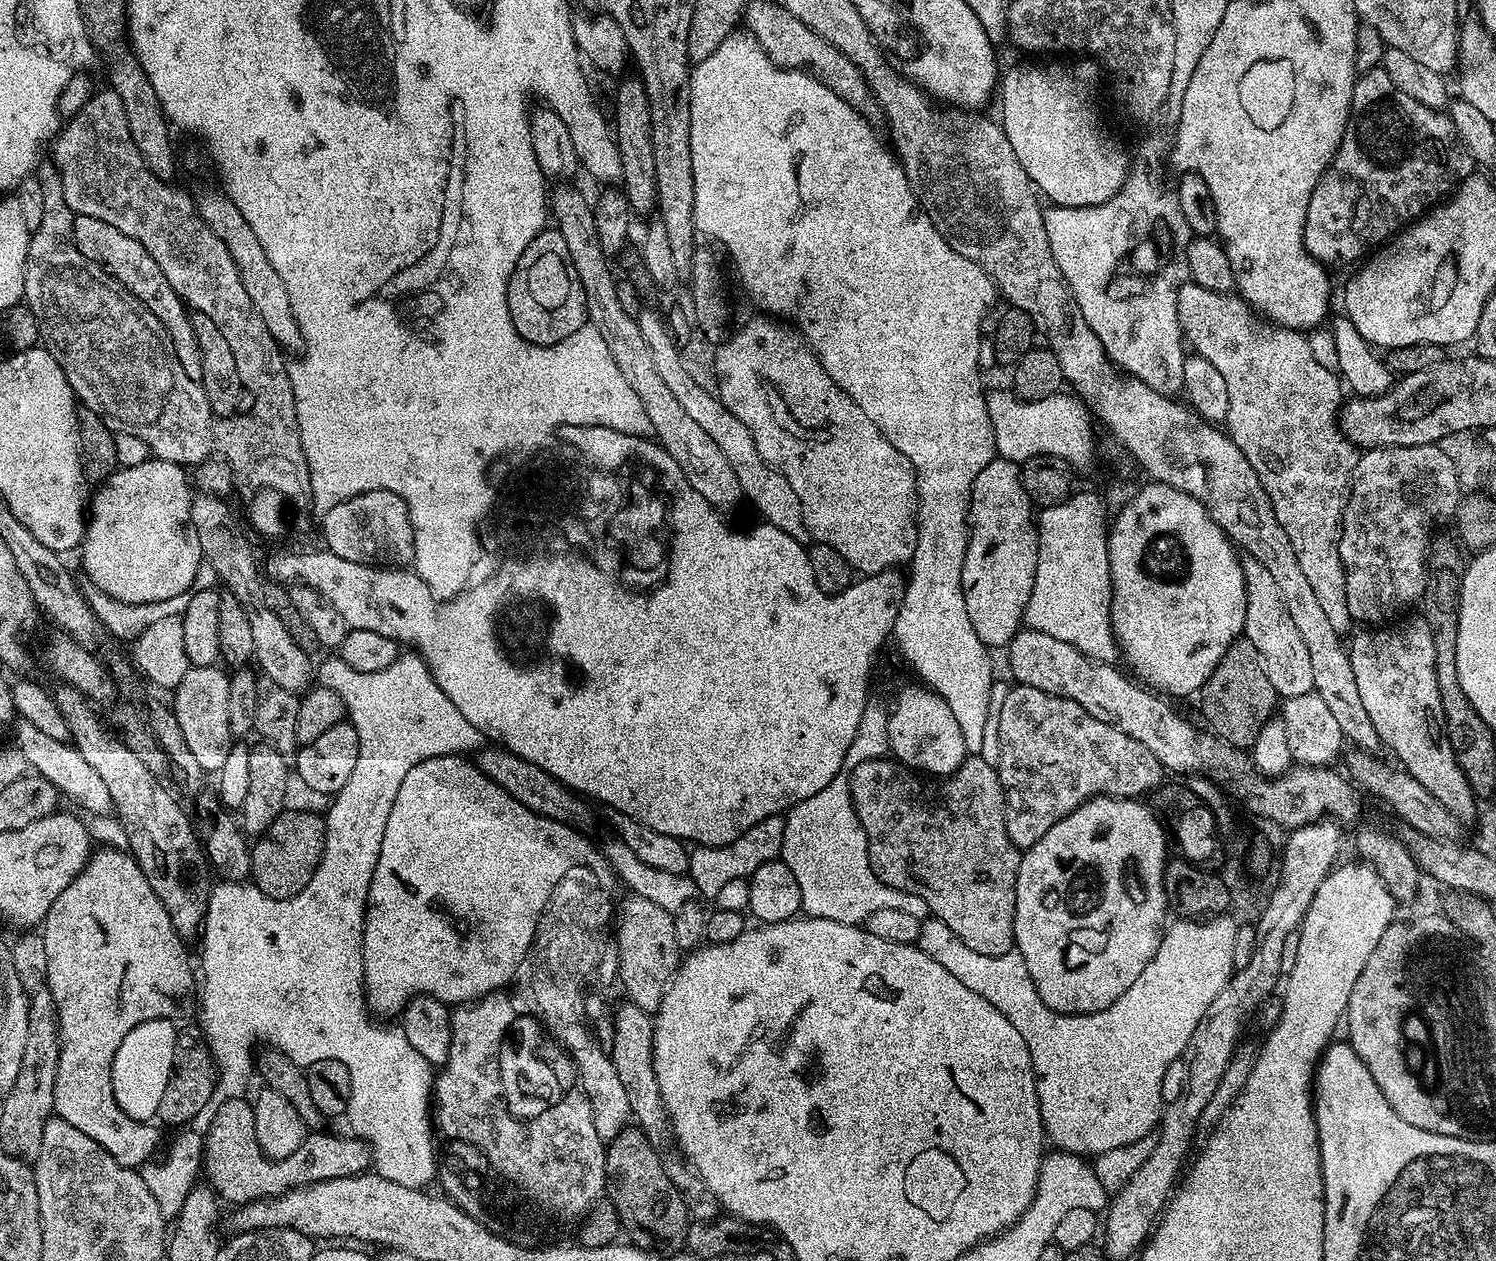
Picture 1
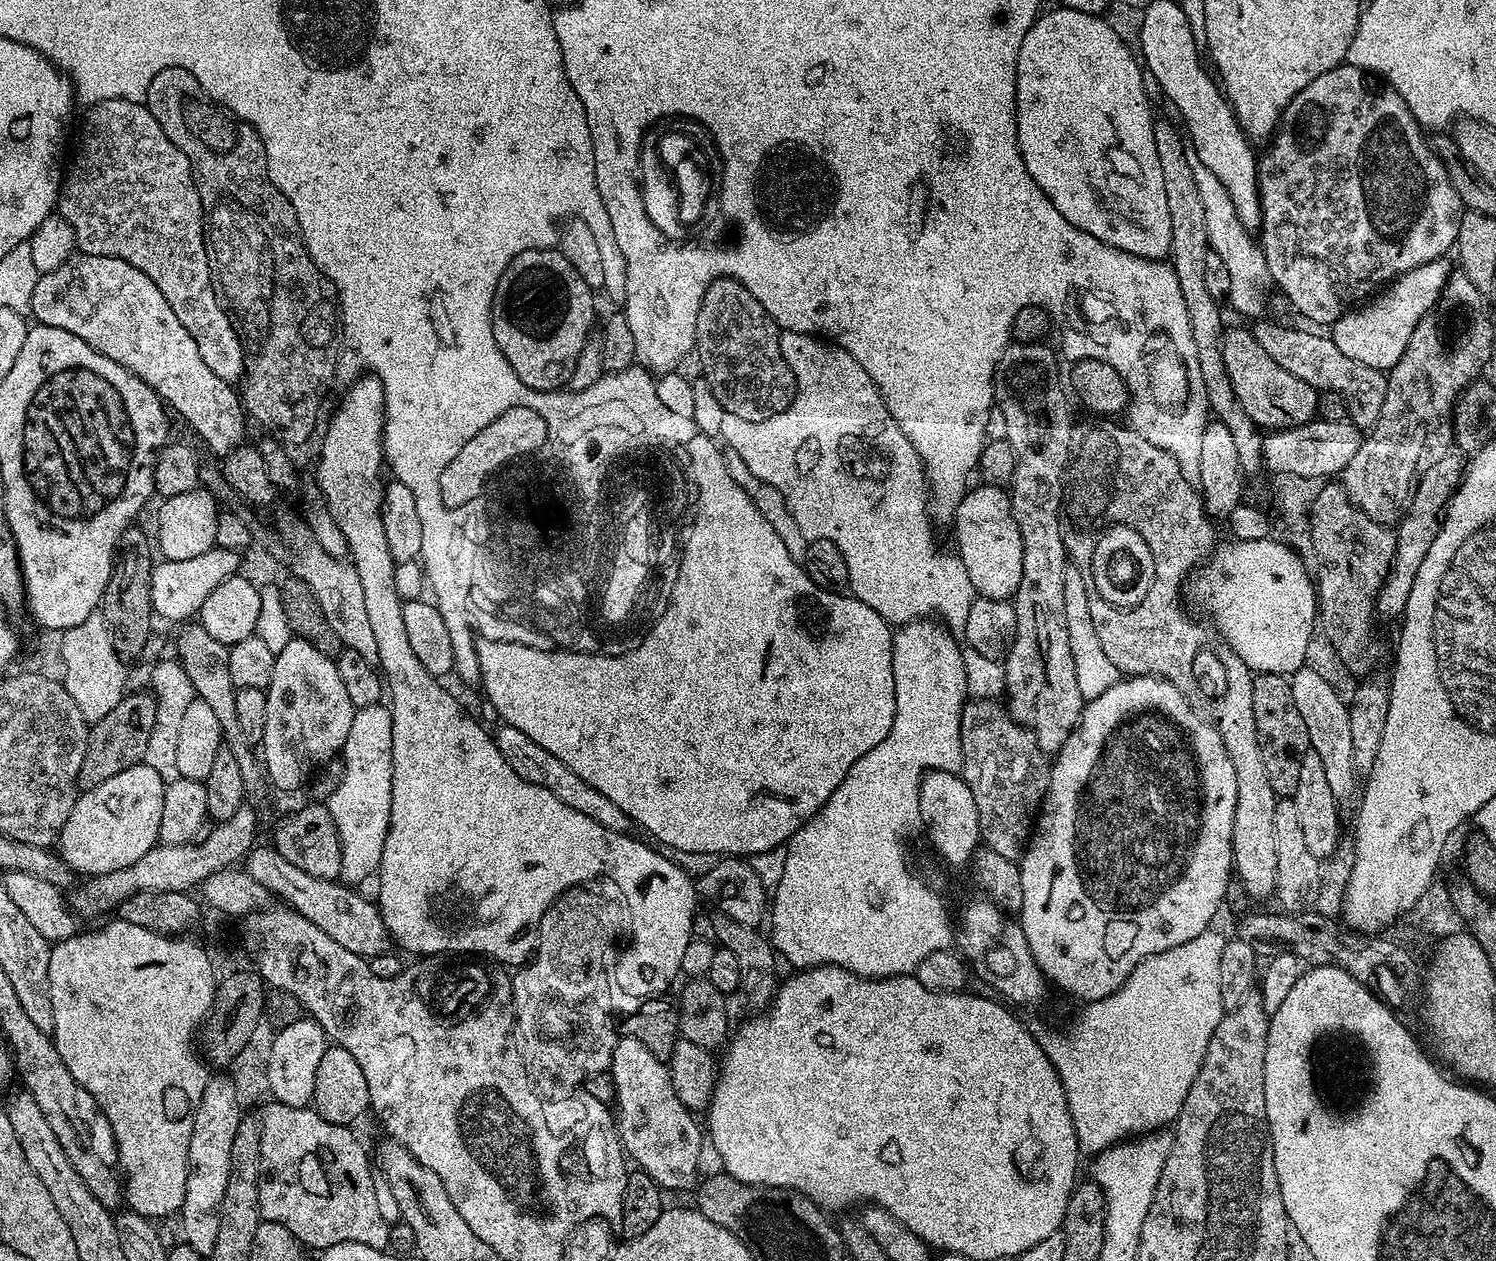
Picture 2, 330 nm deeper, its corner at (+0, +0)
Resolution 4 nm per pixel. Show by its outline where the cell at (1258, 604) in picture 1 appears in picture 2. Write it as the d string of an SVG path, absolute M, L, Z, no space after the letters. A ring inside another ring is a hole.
M1311 666L1299 668L1291 677L1294 703L1298 706L1298 714L1302 714L1302 722L1306 722L1308 742L1311 751L1322 758L1322 767L1326 773L1326 783L1330 786L1330 794L1338 802L1352 792L1358 773L1354 766L1354 750L1350 739L1350 714L1347 703L1336 693L1336 688L1330 681L1324 680L1320 672L1315 672Z

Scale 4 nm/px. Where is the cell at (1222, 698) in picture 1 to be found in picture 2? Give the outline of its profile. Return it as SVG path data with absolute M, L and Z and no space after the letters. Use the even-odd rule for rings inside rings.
M1269 672L1253 675L1252 697L1254 698L1254 726L1262 750L1262 762L1266 765L1266 778L1270 778L1270 790L1274 790L1277 797L1290 798L1294 790L1298 790L1298 777L1302 774L1302 758L1306 758L1306 754L1310 751L1306 722L1302 722L1302 714L1298 714L1298 706L1294 703L1292 681L1287 676Z

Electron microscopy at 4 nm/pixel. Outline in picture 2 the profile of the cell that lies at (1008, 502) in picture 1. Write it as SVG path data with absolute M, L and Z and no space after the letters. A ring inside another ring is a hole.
M981 483L979 487L969 487L954 517L956 544L960 547L958 555L966 566L966 574L970 574L970 582L983 599L1011 601L1018 590L1018 582L1022 582L1022 534L1018 522L1014 522L1012 498L1005 489L992 484Z

